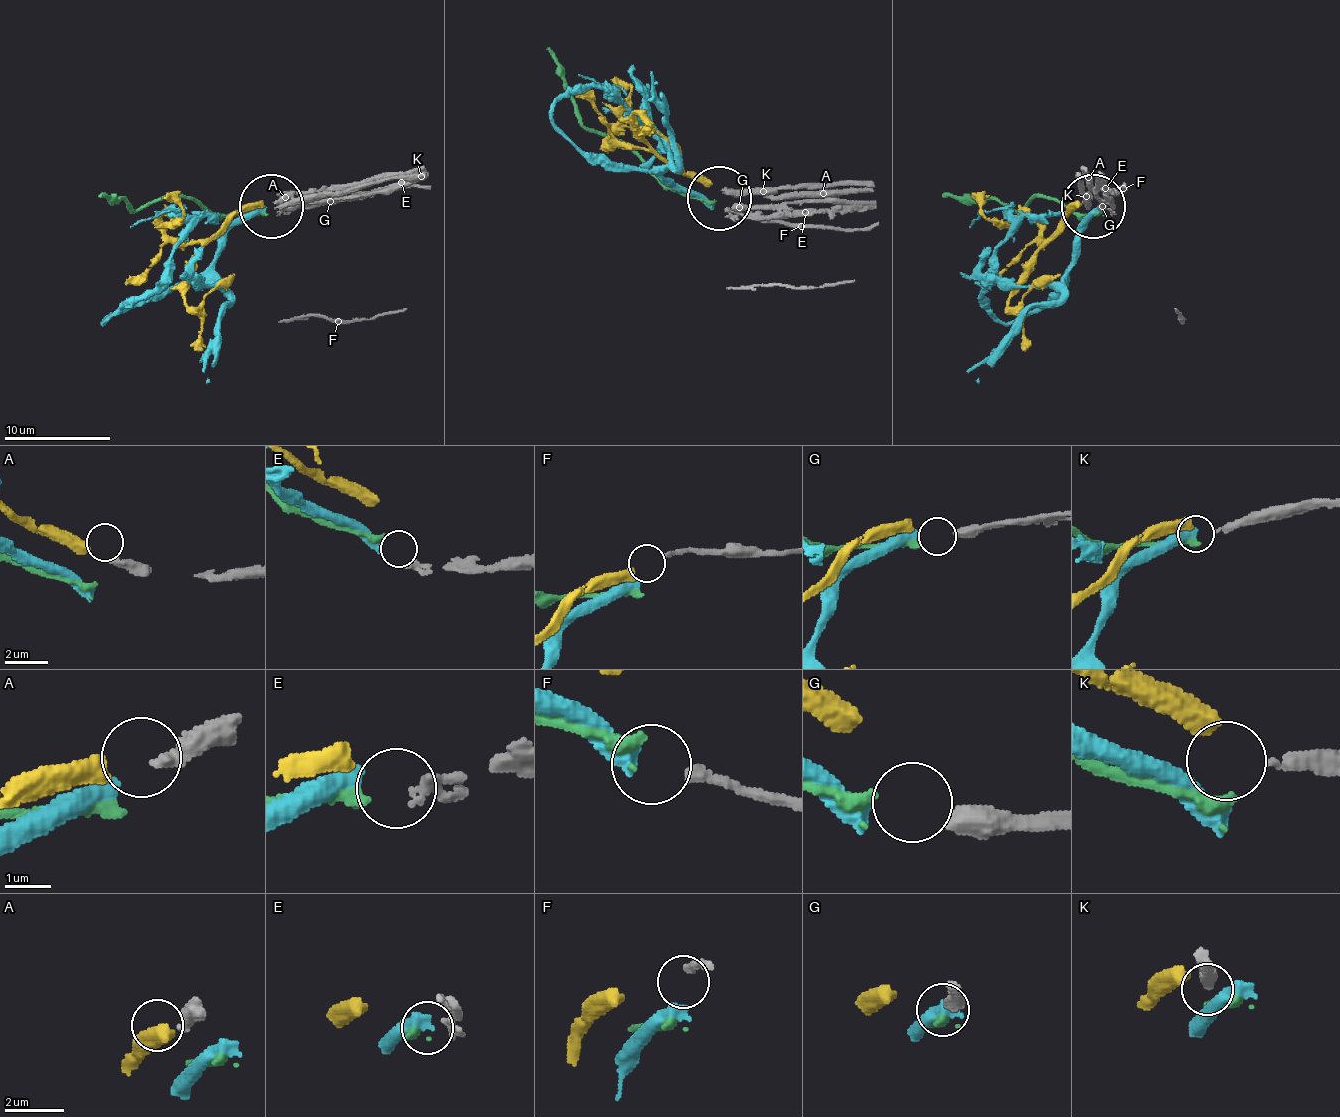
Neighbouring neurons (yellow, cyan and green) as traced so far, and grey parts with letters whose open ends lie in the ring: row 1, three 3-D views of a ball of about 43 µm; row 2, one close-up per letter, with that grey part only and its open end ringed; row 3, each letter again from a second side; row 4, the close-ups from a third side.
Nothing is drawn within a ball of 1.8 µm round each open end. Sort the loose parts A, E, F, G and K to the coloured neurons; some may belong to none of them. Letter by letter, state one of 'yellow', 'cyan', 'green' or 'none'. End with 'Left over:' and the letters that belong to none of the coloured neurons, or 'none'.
A: yellow
E: cyan
F: none
G: green
K: none
Left over: F, K

